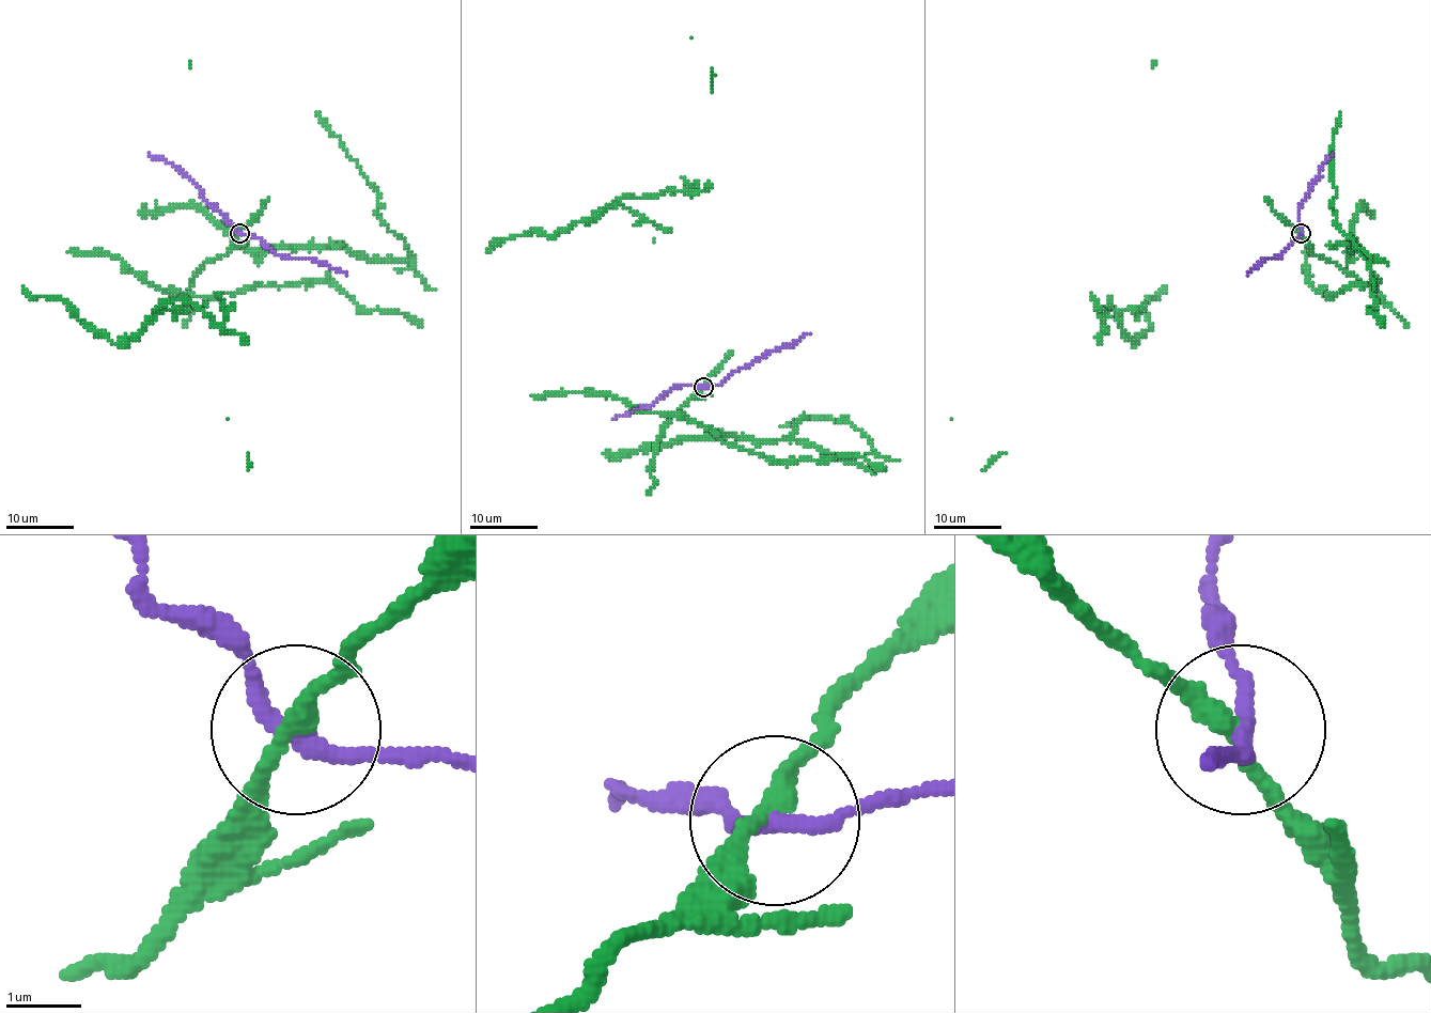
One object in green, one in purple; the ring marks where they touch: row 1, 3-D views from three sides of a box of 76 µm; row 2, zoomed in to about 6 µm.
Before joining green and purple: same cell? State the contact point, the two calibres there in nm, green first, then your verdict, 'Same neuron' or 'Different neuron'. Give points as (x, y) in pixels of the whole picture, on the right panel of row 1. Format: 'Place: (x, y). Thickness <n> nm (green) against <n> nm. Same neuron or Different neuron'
Place: (1301, 233). Thickness 240 nm (green) against 240 nm. Different neuron

